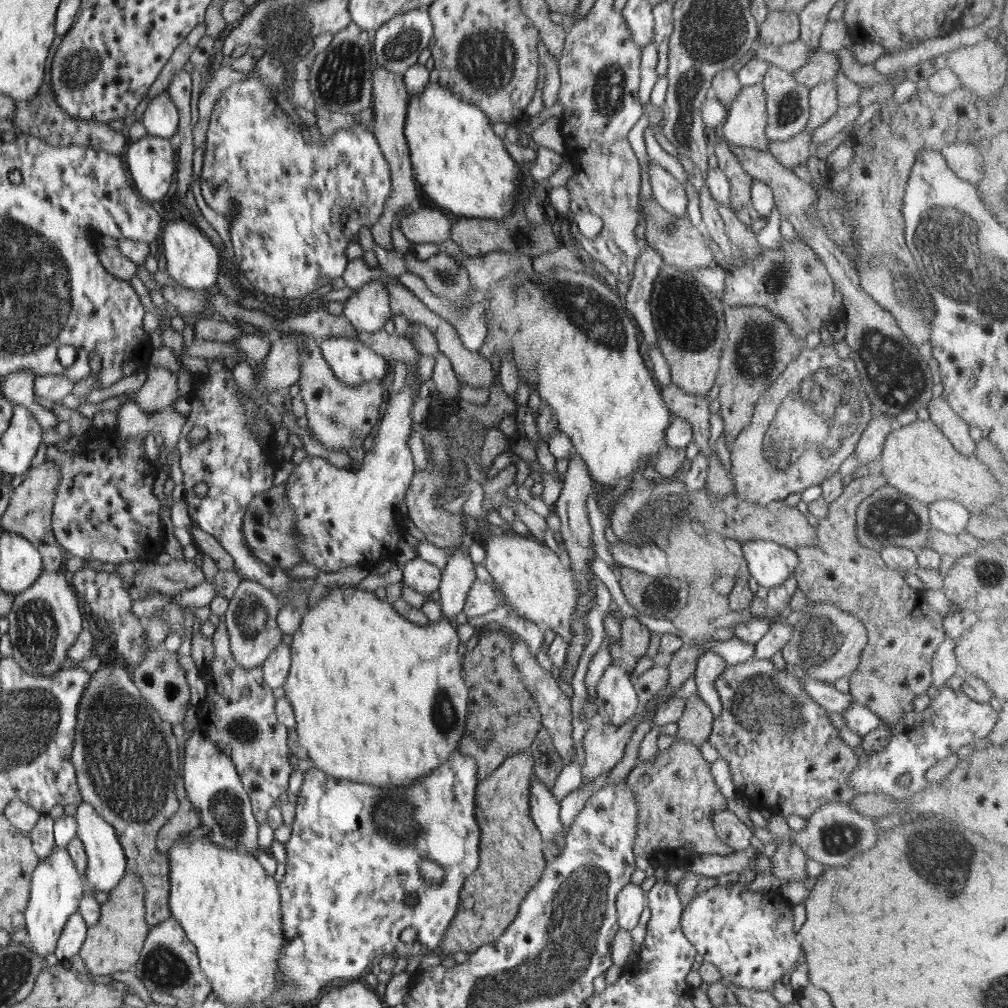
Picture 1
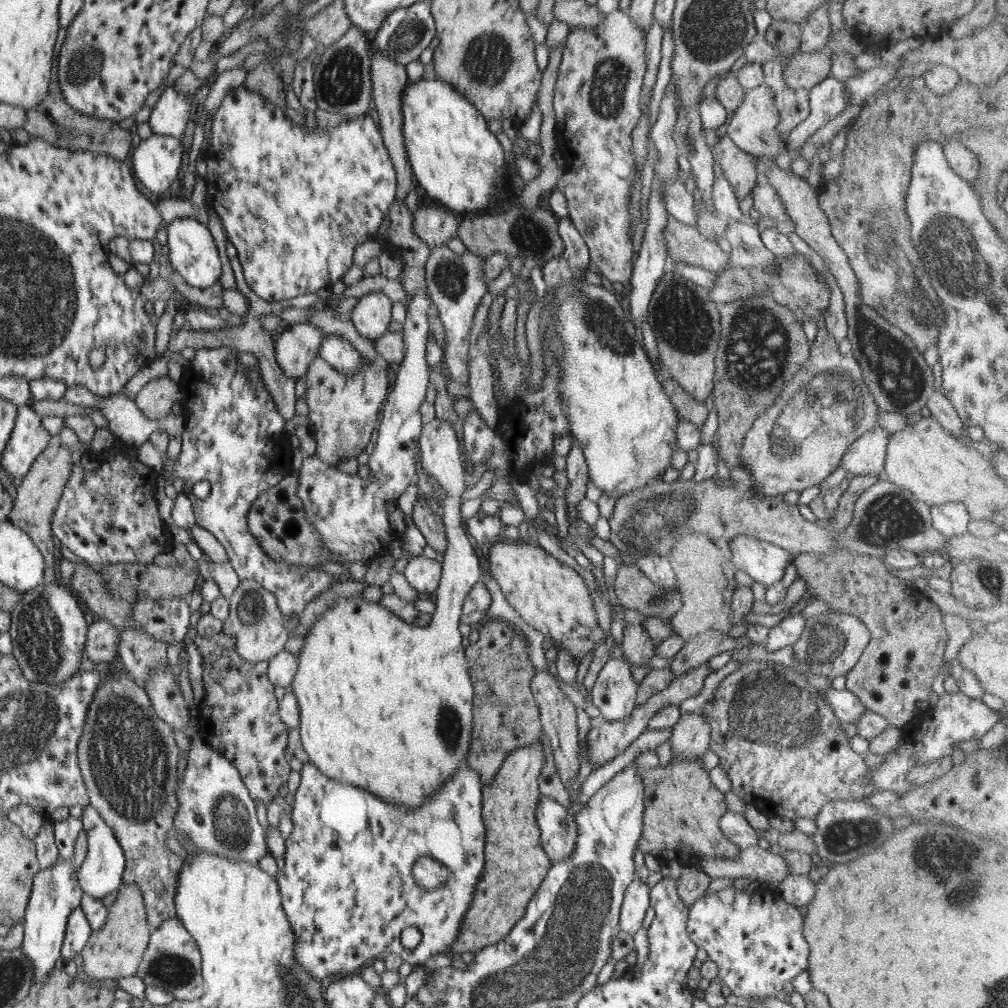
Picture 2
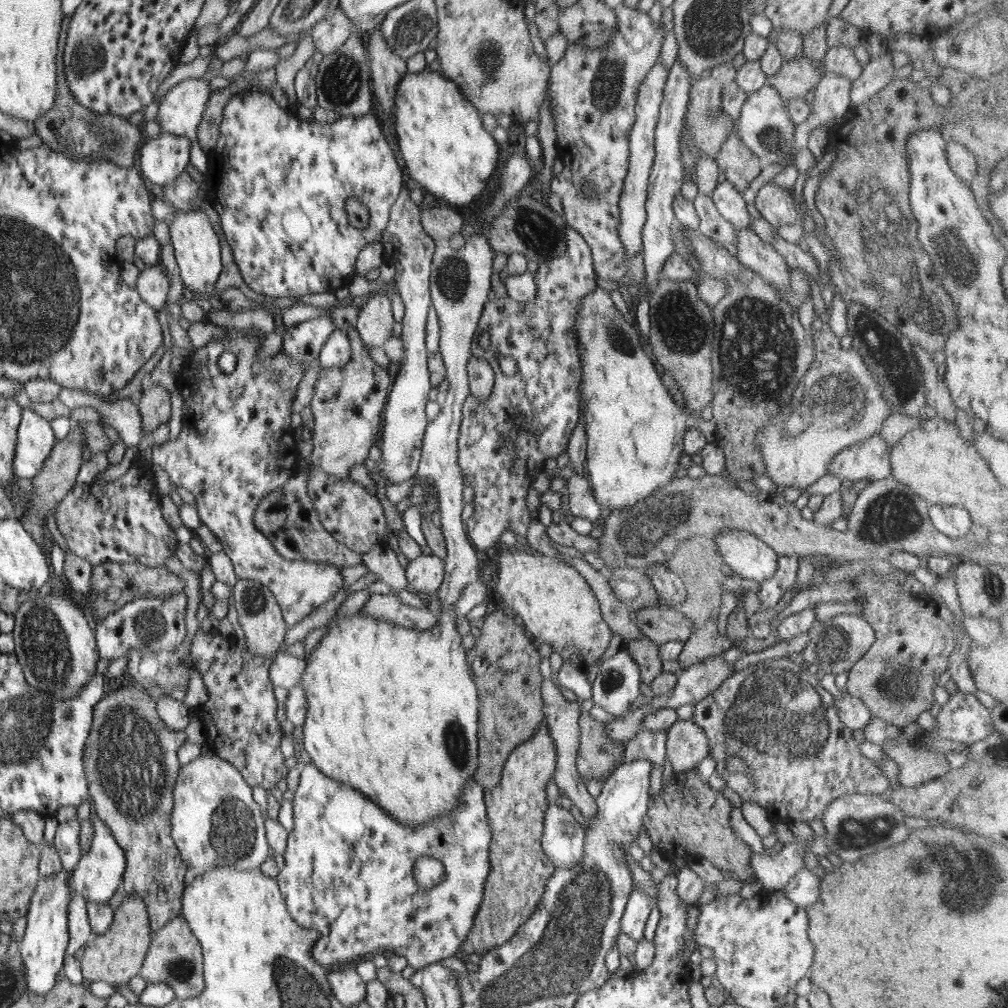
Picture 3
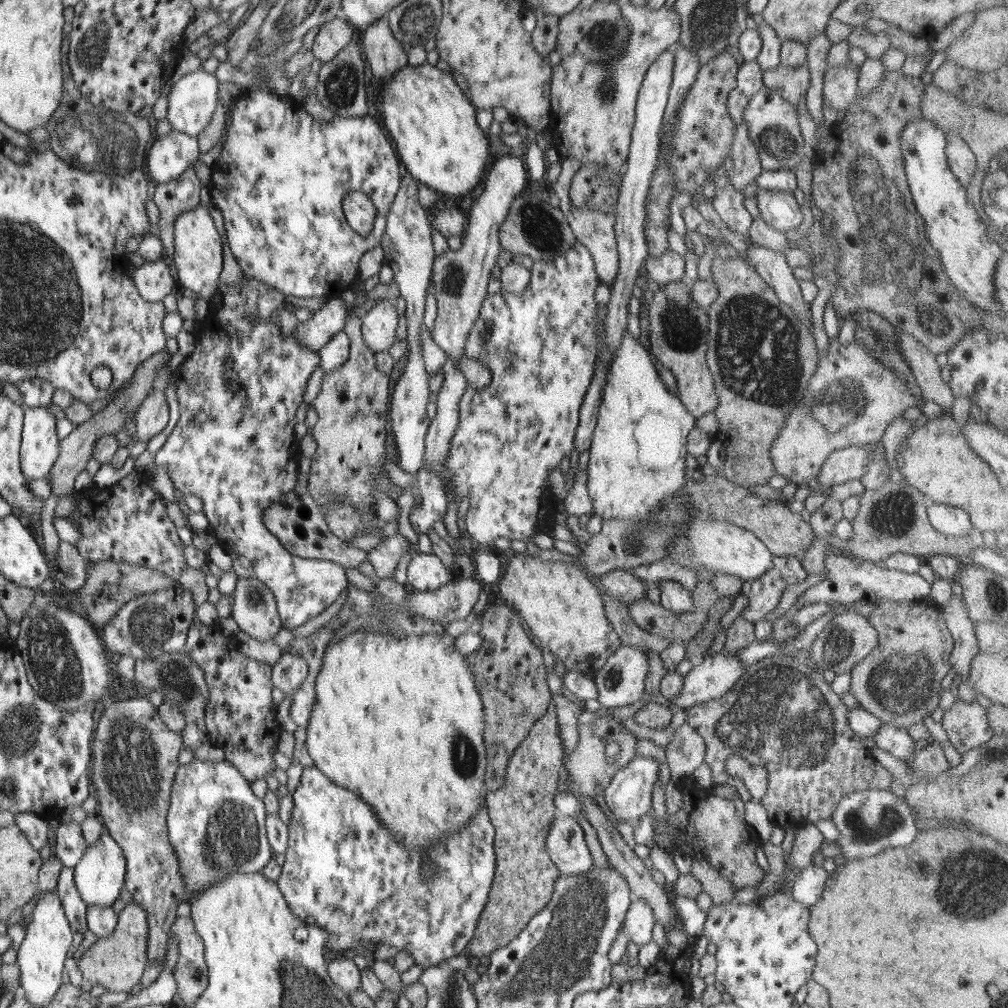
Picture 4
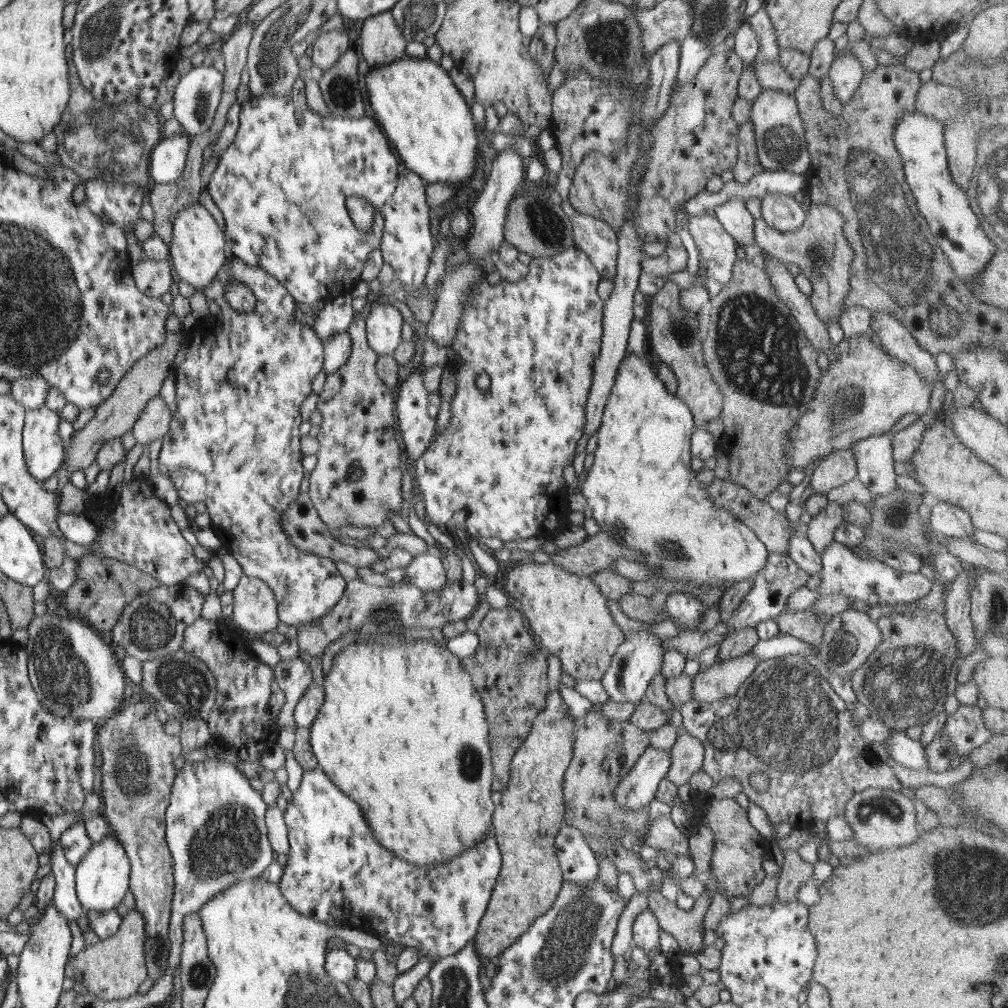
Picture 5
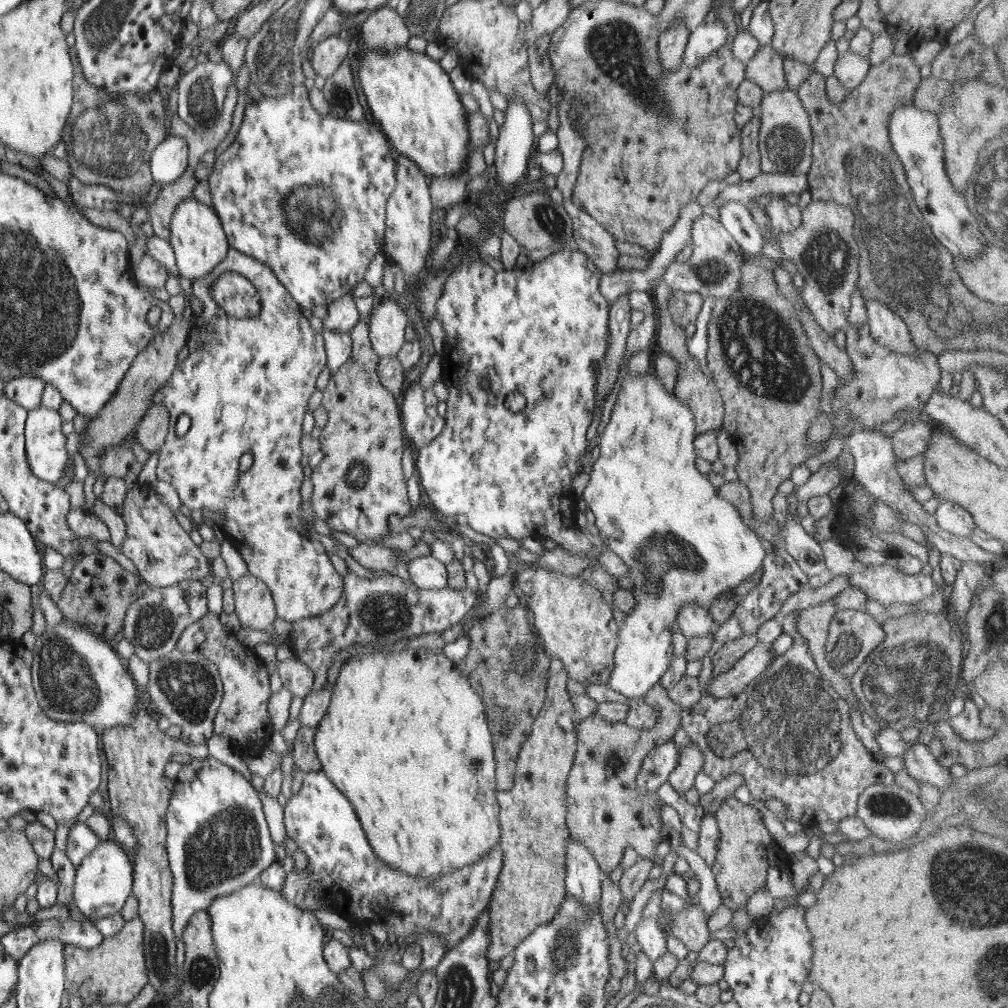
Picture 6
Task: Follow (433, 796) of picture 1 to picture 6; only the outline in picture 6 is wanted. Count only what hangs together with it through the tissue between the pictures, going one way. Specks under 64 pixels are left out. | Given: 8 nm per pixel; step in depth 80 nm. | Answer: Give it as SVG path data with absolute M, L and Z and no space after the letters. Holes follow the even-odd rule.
M313 771L304 775L298 794L293 794L287 799L286 806L283 808L283 819L287 836L296 841L300 850L308 856L309 862L304 873L293 870L287 874L281 890L284 898L308 914L312 913L312 910L322 909L318 901L320 897L329 902L340 915L348 918L350 922L353 919L359 926L382 922L394 946L406 944L406 938L410 934L426 932L429 929L446 937L447 951L450 951L454 945L471 933L474 921L489 904L503 867L503 853L499 845L493 846L476 864L469 864L440 878L410 877L405 872L388 866L373 853L352 804L323 771Z

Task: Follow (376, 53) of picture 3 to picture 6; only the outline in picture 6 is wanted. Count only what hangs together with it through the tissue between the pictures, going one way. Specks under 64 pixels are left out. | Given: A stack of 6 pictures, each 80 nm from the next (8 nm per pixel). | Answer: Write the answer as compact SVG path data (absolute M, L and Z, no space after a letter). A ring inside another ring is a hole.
M389 7L375 10L361 27L363 50L392 52L407 45L411 39L402 16Z

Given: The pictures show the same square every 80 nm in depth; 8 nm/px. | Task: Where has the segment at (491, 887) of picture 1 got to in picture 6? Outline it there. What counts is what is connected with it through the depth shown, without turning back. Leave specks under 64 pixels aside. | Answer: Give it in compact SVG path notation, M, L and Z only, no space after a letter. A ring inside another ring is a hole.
M553 657L549 664L544 706L516 759L515 786L496 793L500 805L499 847L503 853L503 867L488 905L491 945L486 954L494 965L503 957L511 956L537 926L552 922L567 895L565 878L570 834L566 824L569 809L566 789L575 760L577 733L576 728L566 731L558 720L560 716L575 714L566 690L568 679L562 661Z

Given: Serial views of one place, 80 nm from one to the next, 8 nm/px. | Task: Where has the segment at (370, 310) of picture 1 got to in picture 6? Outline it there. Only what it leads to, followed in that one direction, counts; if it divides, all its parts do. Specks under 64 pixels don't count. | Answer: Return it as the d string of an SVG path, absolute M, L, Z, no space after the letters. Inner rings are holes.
M390 298L378 301L372 311L369 337L379 357L396 357L405 345L408 318L404 310Z

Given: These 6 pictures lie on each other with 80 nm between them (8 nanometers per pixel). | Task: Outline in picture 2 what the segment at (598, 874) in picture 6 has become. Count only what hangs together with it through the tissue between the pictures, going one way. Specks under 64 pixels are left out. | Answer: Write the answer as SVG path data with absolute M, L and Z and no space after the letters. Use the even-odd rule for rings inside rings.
M541 794L536 818L541 830L541 845L551 861L564 861L571 857L577 837L574 816L567 813L565 806Z

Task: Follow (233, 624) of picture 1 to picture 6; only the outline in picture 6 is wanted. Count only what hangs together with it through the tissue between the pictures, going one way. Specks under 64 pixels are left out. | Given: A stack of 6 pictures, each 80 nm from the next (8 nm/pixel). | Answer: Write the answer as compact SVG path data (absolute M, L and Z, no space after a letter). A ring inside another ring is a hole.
M252 573L233 582L235 612L243 629L271 630L277 619L275 604L269 588Z

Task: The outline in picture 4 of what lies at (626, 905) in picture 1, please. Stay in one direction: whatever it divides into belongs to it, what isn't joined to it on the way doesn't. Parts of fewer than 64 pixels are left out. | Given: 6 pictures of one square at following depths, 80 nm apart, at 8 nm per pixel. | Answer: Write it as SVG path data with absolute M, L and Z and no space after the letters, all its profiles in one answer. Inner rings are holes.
M632 897L629 909L623 920L624 931L631 941L640 947L652 940L655 916L652 907L641 898Z

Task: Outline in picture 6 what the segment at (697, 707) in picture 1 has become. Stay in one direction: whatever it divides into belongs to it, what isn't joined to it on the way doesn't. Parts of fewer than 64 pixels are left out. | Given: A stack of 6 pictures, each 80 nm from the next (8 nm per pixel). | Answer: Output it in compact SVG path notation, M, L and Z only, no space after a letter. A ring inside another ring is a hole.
M693 742L685 747L680 746L679 753L678 765L670 773L668 782L678 794L684 796L694 786L694 778L703 770L705 759L700 748Z

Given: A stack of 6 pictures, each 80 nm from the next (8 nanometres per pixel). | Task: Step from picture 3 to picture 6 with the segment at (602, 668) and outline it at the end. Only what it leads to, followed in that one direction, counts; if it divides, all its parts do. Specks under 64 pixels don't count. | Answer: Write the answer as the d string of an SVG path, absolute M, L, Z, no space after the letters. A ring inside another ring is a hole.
M628 372L628 377L624 379L622 387L620 387L620 393L612 409L610 421L600 436L600 456L588 470L590 480L584 490L582 500L585 500L586 506L594 513L596 518L595 526L598 527L602 541L608 545L610 551L613 551L627 565L627 574L632 580L632 584L634 584L631 593L634 595L635 605L632 607L632 612L624 618L624 624L619 626L619 641L614 653L614 668L608 681L608 686L612 690L616 690L628 698L640 700L657 682L661 682L661 678L668 670L675 653L675 648L672 645L672 625L674 625L675 615L678 615L682 605L689 604L689 602L697 602L697 604L709 608L717 600L718 594L736 588L741 582L744 582L756 570L761 568L764 558L768 554L764 545L760 542L758 534L745 525L742 516L736 510L736 506L732 506L730 502L722 500L716 494L717 489L712 486L707 476L696 468L695 460L697 454L694 446L696 437L695 416L685 402L677 399L673 393L668 392L659 379L652 377L648 372L642 376L629 374Z

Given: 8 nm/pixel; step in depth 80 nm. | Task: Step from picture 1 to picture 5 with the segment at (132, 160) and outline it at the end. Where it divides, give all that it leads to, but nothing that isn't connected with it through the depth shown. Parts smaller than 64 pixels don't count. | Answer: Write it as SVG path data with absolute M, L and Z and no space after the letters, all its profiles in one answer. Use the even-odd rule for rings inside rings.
M186 132L160 140L151 161L154 184L168 184L180 178L186 168L190 142Z

